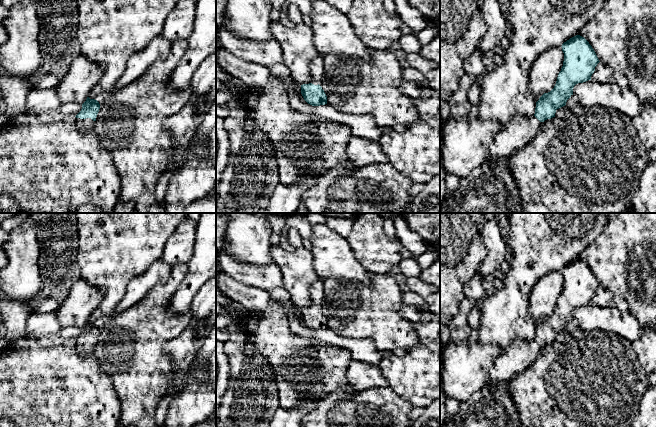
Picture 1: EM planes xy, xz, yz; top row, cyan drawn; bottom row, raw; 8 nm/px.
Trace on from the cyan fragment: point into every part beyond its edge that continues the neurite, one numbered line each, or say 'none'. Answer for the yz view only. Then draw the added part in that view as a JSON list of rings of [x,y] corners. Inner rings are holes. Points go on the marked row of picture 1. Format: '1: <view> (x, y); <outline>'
1: yz (520, 131); [[[535,116],[513,117],[492,142],[486,161],[498,161],[523,149],[536,136],[541,124]]]

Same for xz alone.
1: xz (316, 65); [[[317,56],[310,64],[311,83],[314,85],[318,85],[323,78],[322,66],[323,58],[321,56]]]

